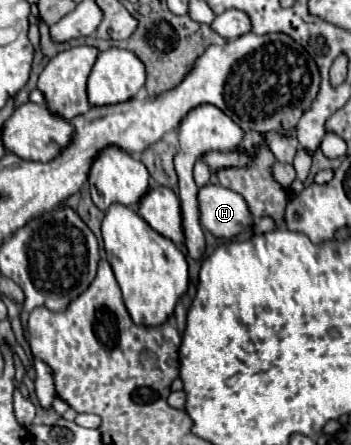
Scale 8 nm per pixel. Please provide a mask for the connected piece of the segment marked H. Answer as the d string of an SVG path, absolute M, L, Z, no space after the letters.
M207 185L199 189L201 225L215 237L233 239L253 229L253 217L247 209L247 201L239 193L221 187Z

